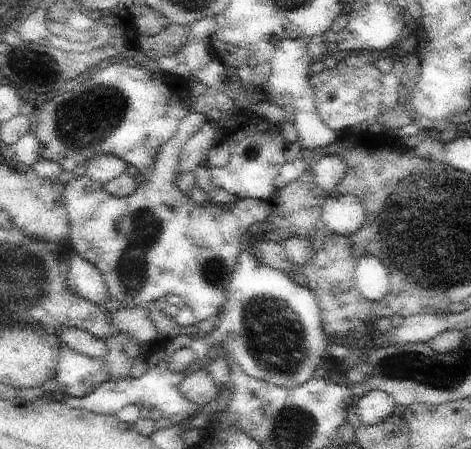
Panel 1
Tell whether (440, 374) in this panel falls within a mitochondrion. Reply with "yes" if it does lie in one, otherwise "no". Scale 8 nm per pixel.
yes

